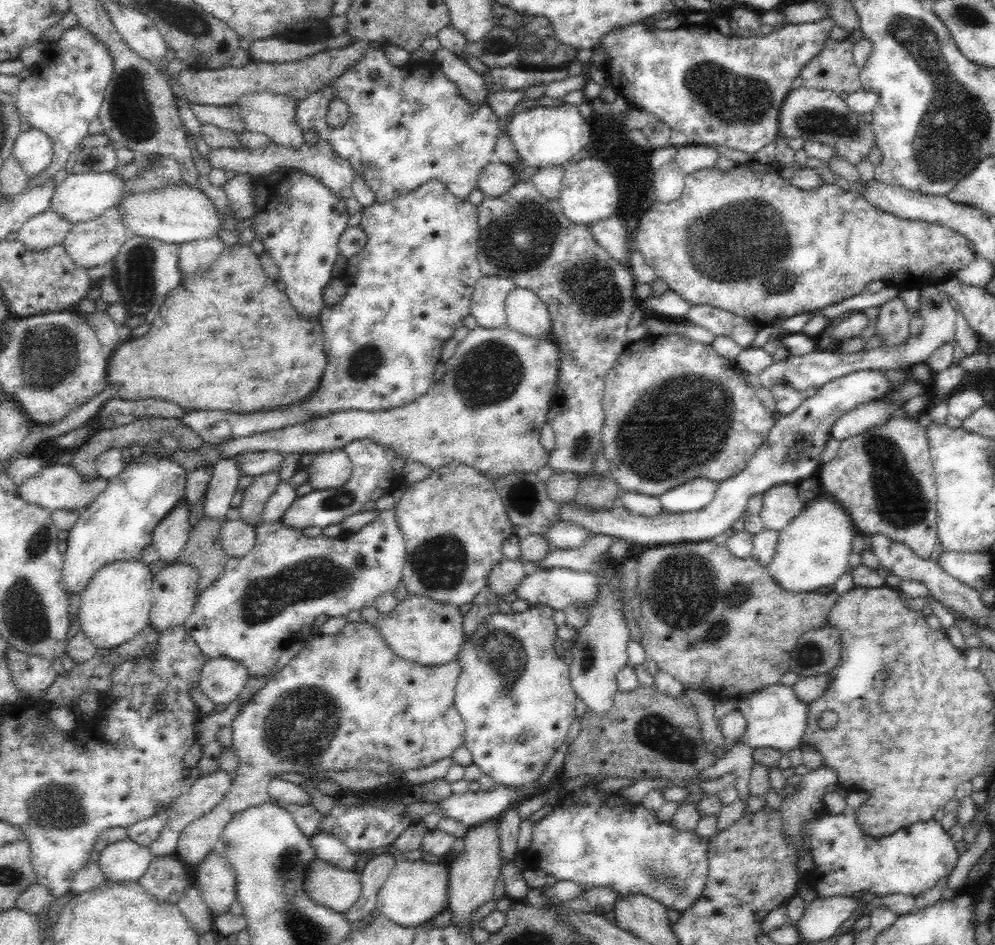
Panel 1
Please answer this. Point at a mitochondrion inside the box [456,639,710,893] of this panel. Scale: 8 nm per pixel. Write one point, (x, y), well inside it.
(654, 731)

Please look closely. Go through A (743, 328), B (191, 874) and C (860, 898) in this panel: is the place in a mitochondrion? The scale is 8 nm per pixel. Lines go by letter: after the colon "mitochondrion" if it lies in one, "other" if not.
A: other
B: other
C: other

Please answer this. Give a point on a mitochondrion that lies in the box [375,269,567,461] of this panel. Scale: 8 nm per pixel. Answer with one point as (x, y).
(489, 374)

